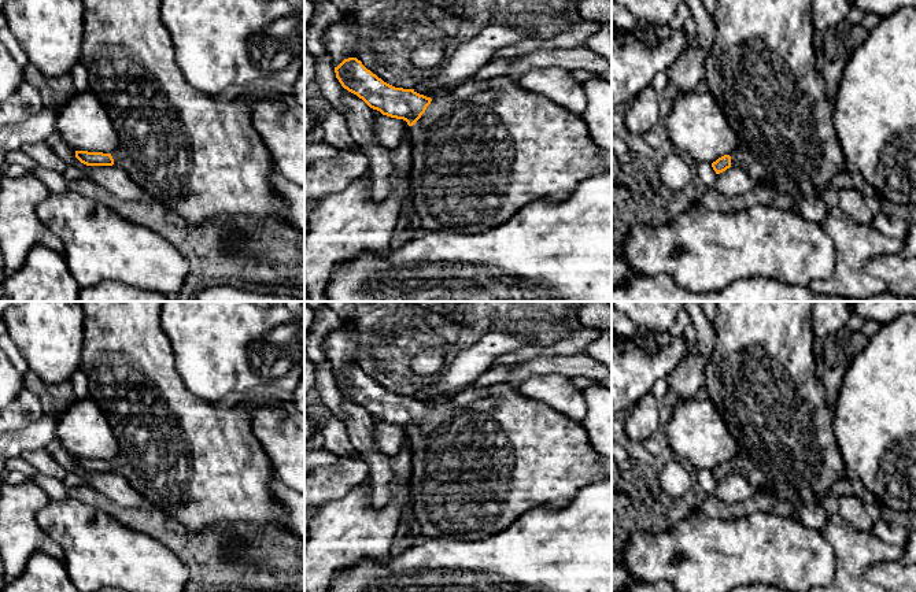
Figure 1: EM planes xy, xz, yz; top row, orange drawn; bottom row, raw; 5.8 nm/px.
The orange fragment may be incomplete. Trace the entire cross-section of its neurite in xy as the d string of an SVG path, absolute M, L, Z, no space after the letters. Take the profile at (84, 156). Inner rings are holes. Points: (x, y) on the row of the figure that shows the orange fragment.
M82 0L84 4L84 40L80 63L86 69L89 77L89 90L101 101L119 137L119 144L112 153L75 151L75 158L86 166L115 166L126 171L129 177L148 195L166 208L174 211L189 225L202 225L217 217L252 217L256 219L285 219L282 204L273 190L269 175L274 167L274 160L263 144L261 136L252 125L252 107L256 101L269 101L280 110L287 107L276 99L258 99L247 103L221 103L214 96L192 86L184 77L176 55L171 33L160 16L162 0Z

